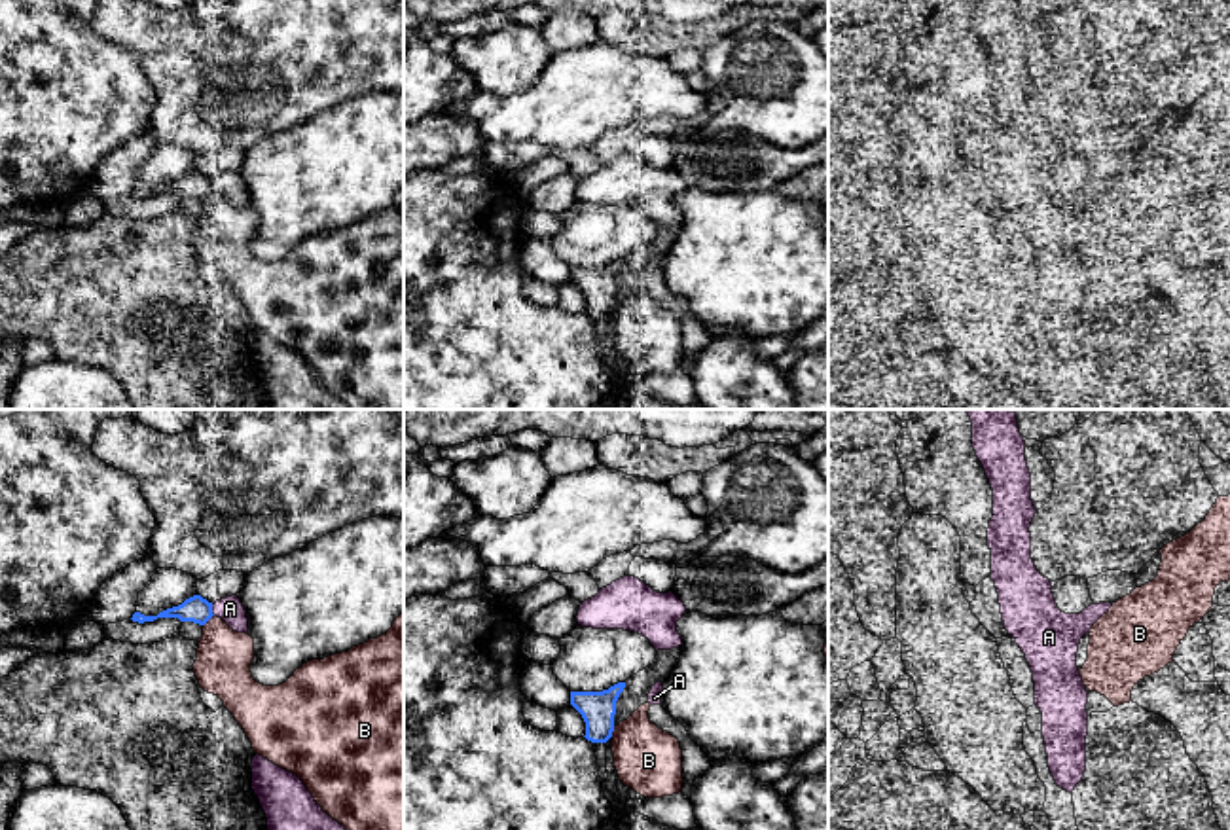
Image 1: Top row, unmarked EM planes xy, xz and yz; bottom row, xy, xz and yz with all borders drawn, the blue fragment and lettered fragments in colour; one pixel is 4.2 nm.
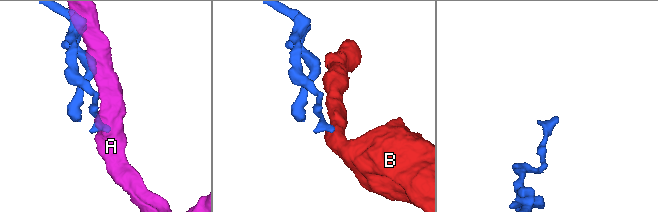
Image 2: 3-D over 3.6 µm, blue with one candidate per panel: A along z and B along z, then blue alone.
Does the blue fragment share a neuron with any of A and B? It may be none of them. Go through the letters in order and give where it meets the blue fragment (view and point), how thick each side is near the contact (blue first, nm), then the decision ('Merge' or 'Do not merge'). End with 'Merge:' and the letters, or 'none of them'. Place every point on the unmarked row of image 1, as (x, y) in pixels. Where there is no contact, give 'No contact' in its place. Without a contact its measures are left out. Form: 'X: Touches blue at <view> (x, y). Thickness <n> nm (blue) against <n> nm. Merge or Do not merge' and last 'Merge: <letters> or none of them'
A: Touches blue at xy (211, 186). Thickness 120 nm (blue) against 110 nm. Do not merge
B: Touches blue at xy (209, 194). Thickness 120 nm (blue) against 240 nm. Do not merge
Merge: none of them

